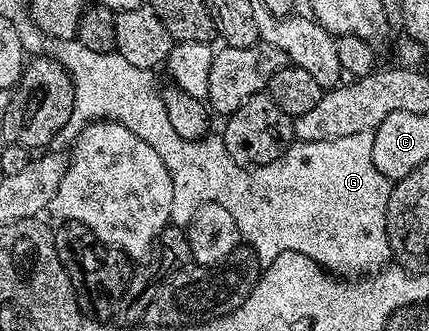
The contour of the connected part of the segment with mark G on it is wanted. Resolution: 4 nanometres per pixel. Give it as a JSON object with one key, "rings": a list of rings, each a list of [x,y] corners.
{"rings":[[[78,38],[73,39],[57,39],[50,44],[50,54],[59,60],[67,76],[71,79],[71,83],[75,87],[75,96],[73,97],[73,109],[71,116],[67,122],[67,127],[72,132],[78,133],[92,121],[107,120],[112,123],[120,123],[125,125],[125,129],[129,129],[133,133],[137,133],[137,137],[141,137],[141,141],[145,141],[149,145],[153,145],[153,149],[157,149],[157,157],[161,157],[161,161],[165,161],[165,169],[169,169],[169,177],[173,181],[173,205],[171,206],[171,223],[175,225],[186,225],[191,222],[195,215],[196,209],[202,207],[204,203],[216,203],[229,211],[233,217],[233,221],[237,225],[240,236],[255,250],[255,255],[259,259],[263,259],[264,264],[274,261],[279,255],[283,255],[286,251],[293,253],[301,253],[305,257],[309,257],[313,262],[319,264],[324,269],[332,269],[331,267],[371,267],[367,269],[379,269],[388,262],[387,259],[391,255],[392,248],[389,246],[386,233],[386,205],[389,202],[389,195],[392,184],[380,173],[377,165],[373,163],[373,141],[374,134],[371,131],[362,131],[361,133],[353,133],[353,137],[337,137],[333,141],[309,141],[301,143],[292,142],[287,150],[283,152],[280,159],[274,159],[272,163],[266,163],[264,167],[240,167],[238,163],[233,161],[233,157],[229,157],[229,153],[225,149],[222,138],[206,137],[197,140],[186,140],[173,129],[166,113],[166,105],[160,92],[156,89],[155,83],[151,80],[152,72],[146,67],[138,67],[137,65],[129,65],[126,55],[118,53],[97,53],[93,49],[89,49],[85,44],[80,43]]]}

